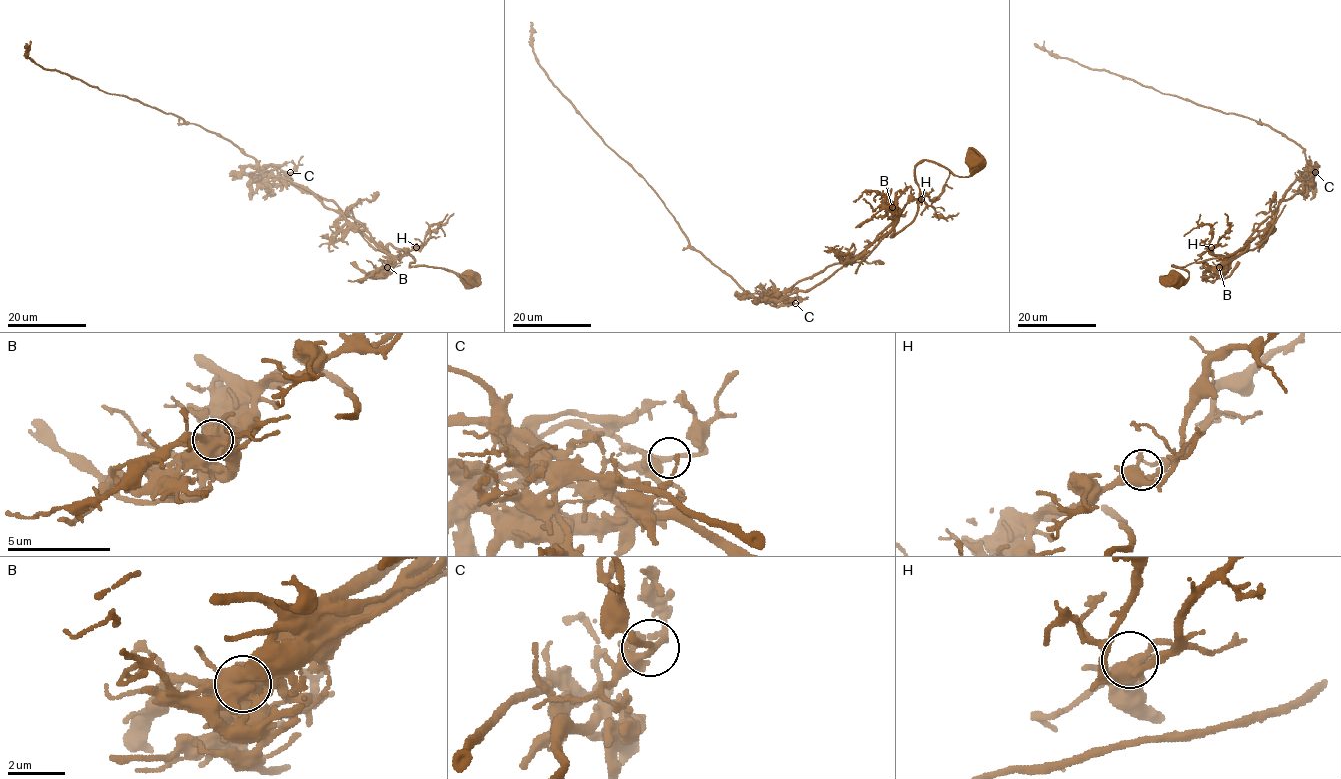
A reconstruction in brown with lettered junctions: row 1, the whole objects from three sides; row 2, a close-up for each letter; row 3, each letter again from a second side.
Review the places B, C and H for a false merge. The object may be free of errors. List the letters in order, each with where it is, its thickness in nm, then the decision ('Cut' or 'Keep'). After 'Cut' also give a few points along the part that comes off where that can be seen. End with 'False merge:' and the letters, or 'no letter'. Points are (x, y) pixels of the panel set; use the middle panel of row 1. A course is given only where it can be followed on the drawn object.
B: Place: (892, 207). Thickness 750 nm. Cut. Course of the part to remove: (892, 207), (899, 216), (857, 255), (778, 292), (745, 292), (553, 84), (530, 22)
C: Place: (795, 303). Thickness 180 nm. Keep
H: Place: (921, 199). Thickness 440 nm. Keep
False merge: B

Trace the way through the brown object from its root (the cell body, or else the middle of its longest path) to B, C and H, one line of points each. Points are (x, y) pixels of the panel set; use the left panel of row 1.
B: (467, 280), (441, 268), (410, 267), (414, 259), (390, 244), (390, 264), (387, 267)
C: (467, 280), (441, 268), (410, 267), (411, 255), (390, 244), (384, 249), (332, 201), (298, 188), (290, 172)
H: (467, 280), (441, 268), (410, 267), (414, 261), (411, 255), (390, 244), (388, 250), (396, 256), (416, 247)

